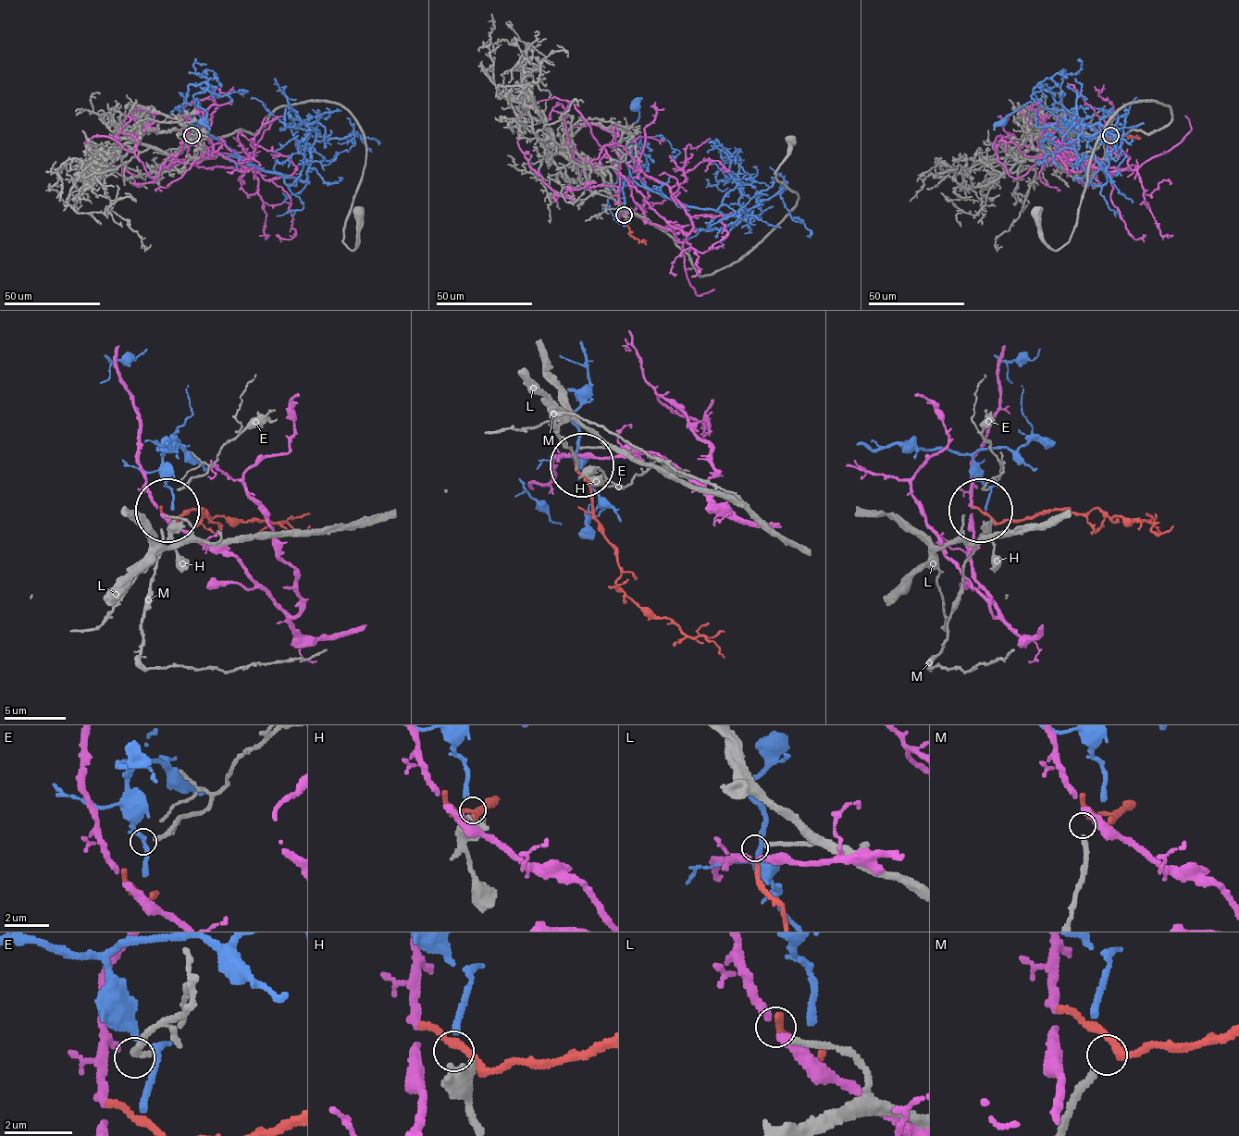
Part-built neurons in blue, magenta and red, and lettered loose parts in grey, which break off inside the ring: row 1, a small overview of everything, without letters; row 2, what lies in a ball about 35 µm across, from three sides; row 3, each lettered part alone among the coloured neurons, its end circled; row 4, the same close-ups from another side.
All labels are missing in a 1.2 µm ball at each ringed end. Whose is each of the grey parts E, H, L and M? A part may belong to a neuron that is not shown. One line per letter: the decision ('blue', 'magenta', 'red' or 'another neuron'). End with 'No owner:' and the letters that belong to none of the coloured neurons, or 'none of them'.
E: another neuron
H: blue
L: red
M: another neuron
No owner: E, M

